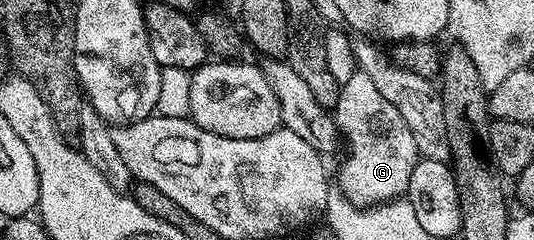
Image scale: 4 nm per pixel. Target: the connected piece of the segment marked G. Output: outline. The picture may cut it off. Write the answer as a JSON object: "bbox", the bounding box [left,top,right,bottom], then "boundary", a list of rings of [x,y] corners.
{"bbox":[335,70,419,206],"boundary":[[[358,70],[347,78],[345,84],[340,85],[337,93],[337,106],[335,109],[335,119],[337,121],[338,133],[343,137],[343,144],[349,149],[345,152],[345,161],[341,164],[335,180],[339,183],[339,191],[353,204],[362,206],[372,206],[383,204],[386,200],[396,200],[404,197],[409,191],[411,182],[411,170],[415,170],[419,155],[415,144],[415,139],[411,136],[410,130],[403,122],[402,115],[391,103],[379,94],[378,87],[371,82],[371,78],[364,72]]]}

